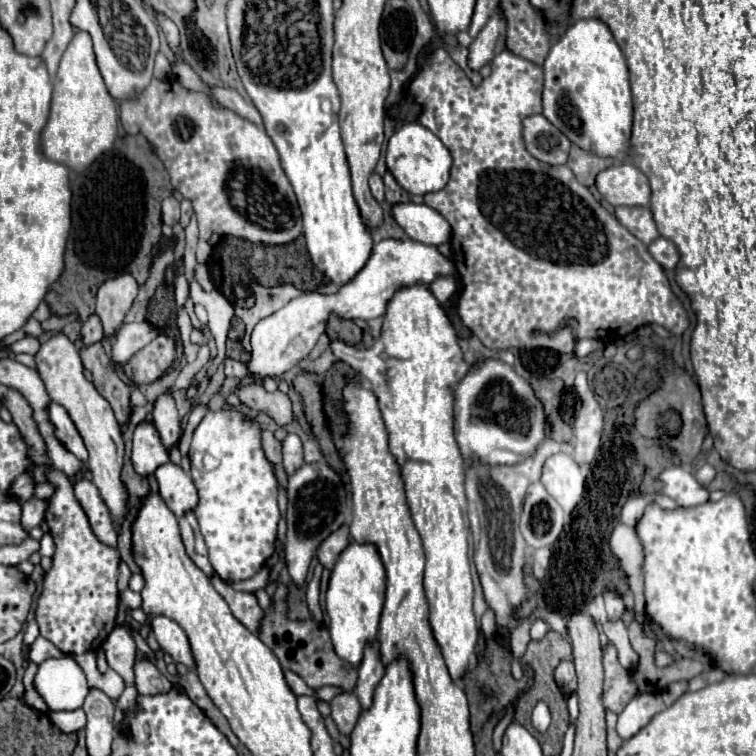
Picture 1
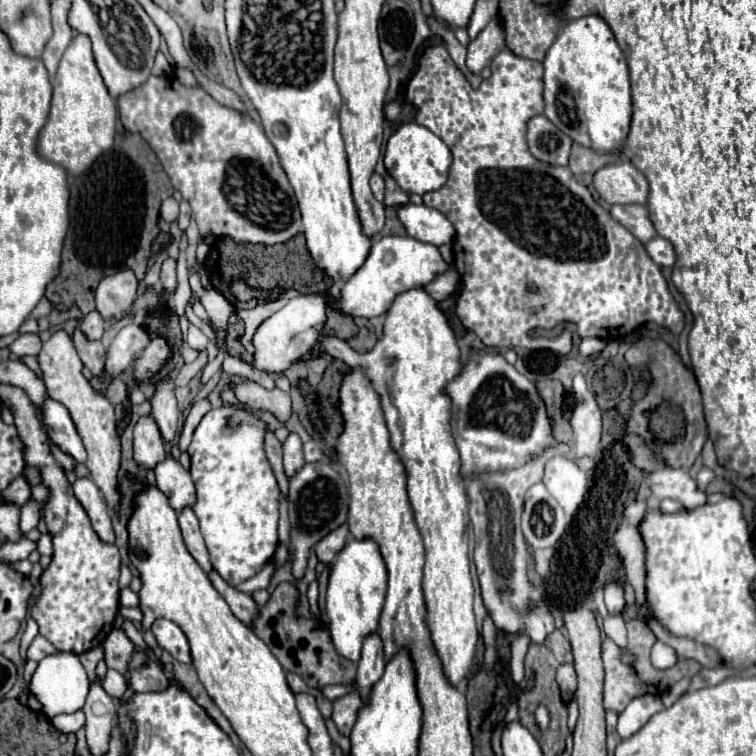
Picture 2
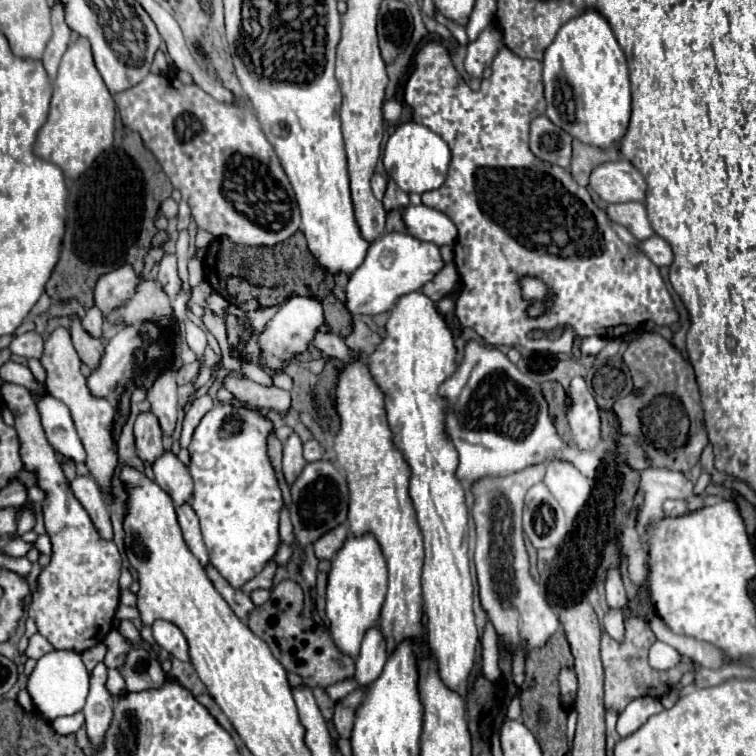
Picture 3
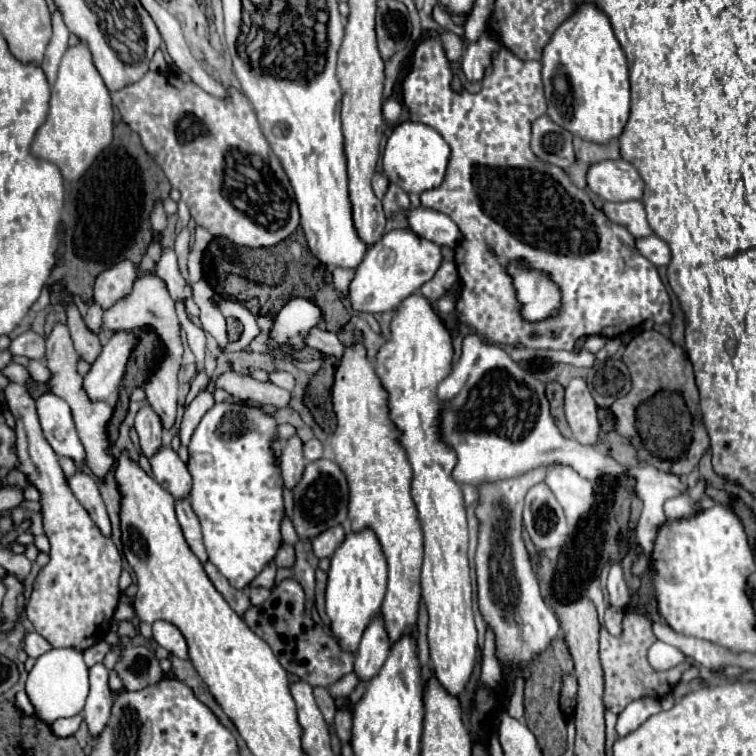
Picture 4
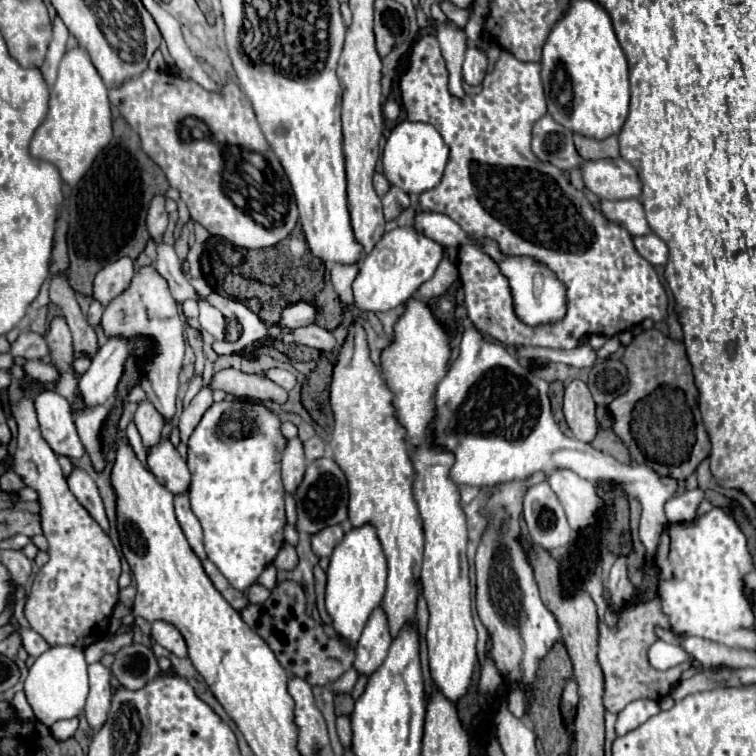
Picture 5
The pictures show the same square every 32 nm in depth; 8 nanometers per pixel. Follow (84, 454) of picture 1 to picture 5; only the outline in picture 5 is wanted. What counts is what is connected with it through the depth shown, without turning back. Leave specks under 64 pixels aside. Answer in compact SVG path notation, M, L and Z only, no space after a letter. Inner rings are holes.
M54 390L40 392L34 404L44 440L58 456L68 456L74 464L78 464L84 456L84 446L78 438L70 404Z

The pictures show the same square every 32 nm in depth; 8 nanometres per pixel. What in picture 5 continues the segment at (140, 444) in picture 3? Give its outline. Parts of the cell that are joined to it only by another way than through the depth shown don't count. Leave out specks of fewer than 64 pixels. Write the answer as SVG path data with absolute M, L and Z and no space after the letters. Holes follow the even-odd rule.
M148 400L140 402L138 410L136 410L136 418L134 424L142 436L142 444L146 450L150 450L152 446L156 446L160 442L160 432L164 428L164 418L156 412L156 408L152 408L152 404Z

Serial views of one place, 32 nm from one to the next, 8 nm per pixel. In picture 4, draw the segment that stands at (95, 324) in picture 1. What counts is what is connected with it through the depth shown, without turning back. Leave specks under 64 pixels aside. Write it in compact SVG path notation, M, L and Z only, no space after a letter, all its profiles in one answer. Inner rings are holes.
M92 304L88 308L88 314L84 318L84 324L86 324L86 328L90 332L94 332L94 334L100 332L100 328L102 328L102 308L98 304Z

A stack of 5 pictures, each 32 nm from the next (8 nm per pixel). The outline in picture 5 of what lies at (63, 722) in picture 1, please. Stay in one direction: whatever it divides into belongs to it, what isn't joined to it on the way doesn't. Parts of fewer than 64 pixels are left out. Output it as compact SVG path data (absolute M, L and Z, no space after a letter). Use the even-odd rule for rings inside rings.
M78 718L58 720L56 724L50 726L50 732L52 732L58 740L68 740L68 738L72 738L76 730L78 730Z

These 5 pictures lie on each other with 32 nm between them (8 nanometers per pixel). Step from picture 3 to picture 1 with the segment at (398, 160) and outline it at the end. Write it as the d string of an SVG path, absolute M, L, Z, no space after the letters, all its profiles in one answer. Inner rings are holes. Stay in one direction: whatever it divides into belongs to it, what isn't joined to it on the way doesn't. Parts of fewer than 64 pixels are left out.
M418 122L402 124L394 136L388 140L386 150L386 164L396 182L408 192L416 196L426 196L430 192L442 190L450 180L450 168L452 168L452 156L448 148L440 142L436 134L432 134L426 126Z

